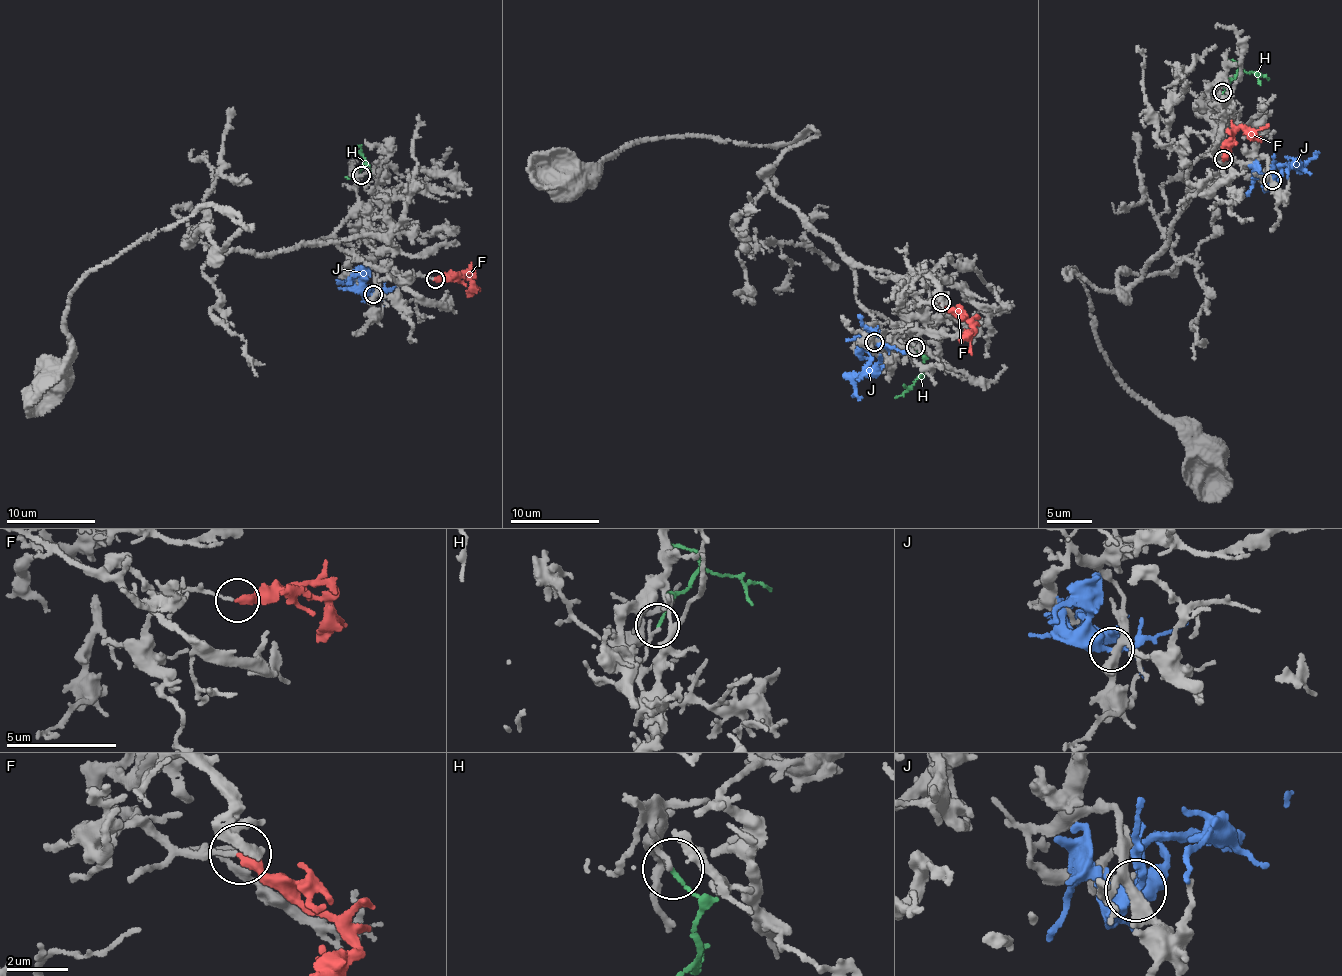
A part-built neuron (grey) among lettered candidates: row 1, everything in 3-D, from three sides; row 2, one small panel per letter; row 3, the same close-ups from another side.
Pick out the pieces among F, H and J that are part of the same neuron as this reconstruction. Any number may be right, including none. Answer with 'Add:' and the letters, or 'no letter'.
Add: F

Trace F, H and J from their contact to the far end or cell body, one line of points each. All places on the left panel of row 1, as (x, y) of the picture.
F: (435, 279), (472, 273), (475, 286), (479, 289)
H: (362, 175), (370, 170), (365, 164), (351, 177), (345, 177)
J: (372, 295), (355, 287), (359, 277), (364, 280), (361, 284), (377, 293), (387, 306)

